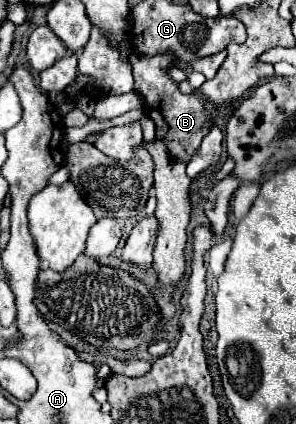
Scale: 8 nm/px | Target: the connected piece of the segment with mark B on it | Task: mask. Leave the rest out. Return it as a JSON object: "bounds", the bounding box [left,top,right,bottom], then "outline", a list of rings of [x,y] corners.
{"bounds":[131,55,213,161],"outline":[[[131,55],[133,65],[133,79],[135,79],[135,91],[141,93],[145,99],[145,111],[155,121],[159,129],[159,137],[165,139],[167,149],[173,157],[181,161],[189,161],[193,153],[197,151],[201,139],[207,135],[207,131],[213,125],[213,111],[209,111],[201,97],[197,95],[183,95],[177,89],[177,83],[163,71],[163,67],[171,65],[171,55]]]}

